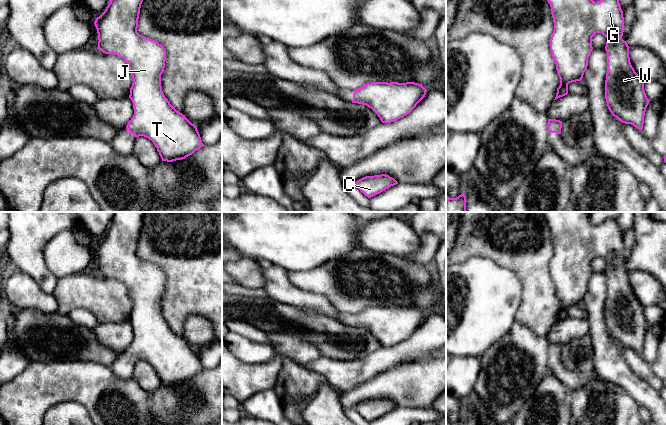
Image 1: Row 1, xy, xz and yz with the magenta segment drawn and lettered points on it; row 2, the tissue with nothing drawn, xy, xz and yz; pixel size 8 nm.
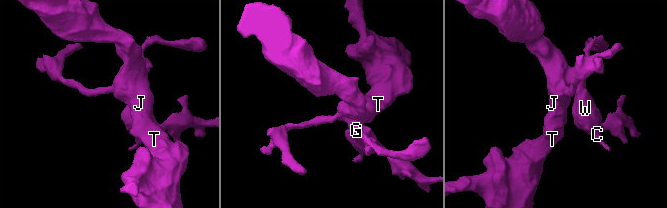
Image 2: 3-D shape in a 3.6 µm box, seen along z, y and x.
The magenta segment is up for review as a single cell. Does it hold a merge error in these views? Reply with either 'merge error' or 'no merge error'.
no merge error

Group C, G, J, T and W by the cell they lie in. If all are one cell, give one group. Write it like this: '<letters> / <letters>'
C G J T W

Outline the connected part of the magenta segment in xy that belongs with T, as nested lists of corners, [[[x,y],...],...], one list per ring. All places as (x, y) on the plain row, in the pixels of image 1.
[[[115,212],[110,227],[105,235],[96,242],[94,249],[98,257],[98,273],[105,278],[114,278],[123,282],[128,288],[133,307],[129,322],[133,327],[134,339],[126,353],[135,361],[144,360],[151,364],[162,385],[173,386],[192,379],[204,370],[196,349],[192,348],[182,337],[178,336],[165,321],[161,310],[161,299],[165,292],[166,275],[155,264],[146,262],[137,256],[141,228],[146,212]]]

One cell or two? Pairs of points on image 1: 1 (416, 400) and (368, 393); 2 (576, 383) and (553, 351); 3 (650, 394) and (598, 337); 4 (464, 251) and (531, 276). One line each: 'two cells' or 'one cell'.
1: one cell
2: one cell
3: one cell
4: one cell

